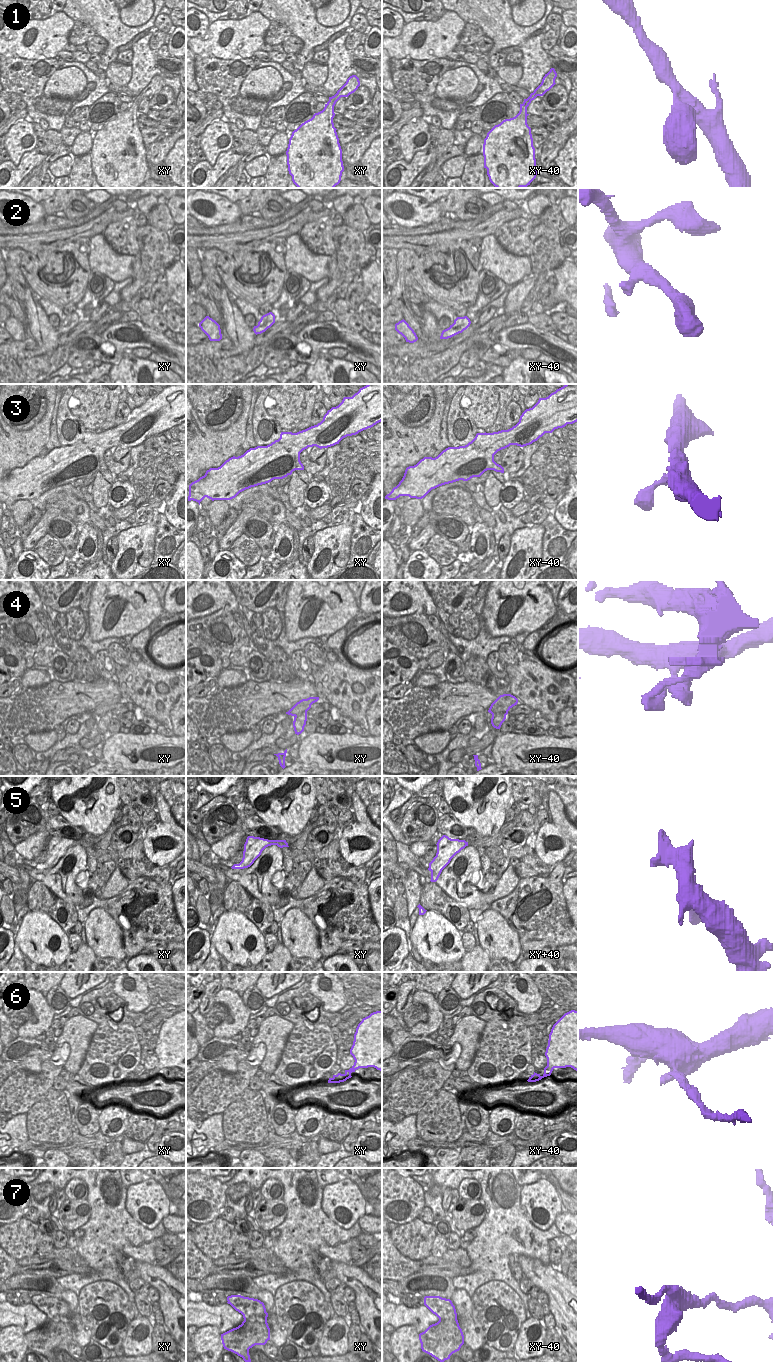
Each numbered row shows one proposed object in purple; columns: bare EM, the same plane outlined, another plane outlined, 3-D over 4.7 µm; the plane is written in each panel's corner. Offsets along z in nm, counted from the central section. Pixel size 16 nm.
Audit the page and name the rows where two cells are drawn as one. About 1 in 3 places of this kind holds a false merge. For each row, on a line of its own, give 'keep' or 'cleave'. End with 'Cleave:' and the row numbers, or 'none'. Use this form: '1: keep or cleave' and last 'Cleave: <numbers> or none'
1: keep
2: keep
3: keep
4: cleave
5: keep
6: cleave
7: cleave
Cleave: 4, 6, 7

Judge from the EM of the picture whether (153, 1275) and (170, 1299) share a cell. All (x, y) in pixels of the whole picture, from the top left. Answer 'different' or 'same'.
same

